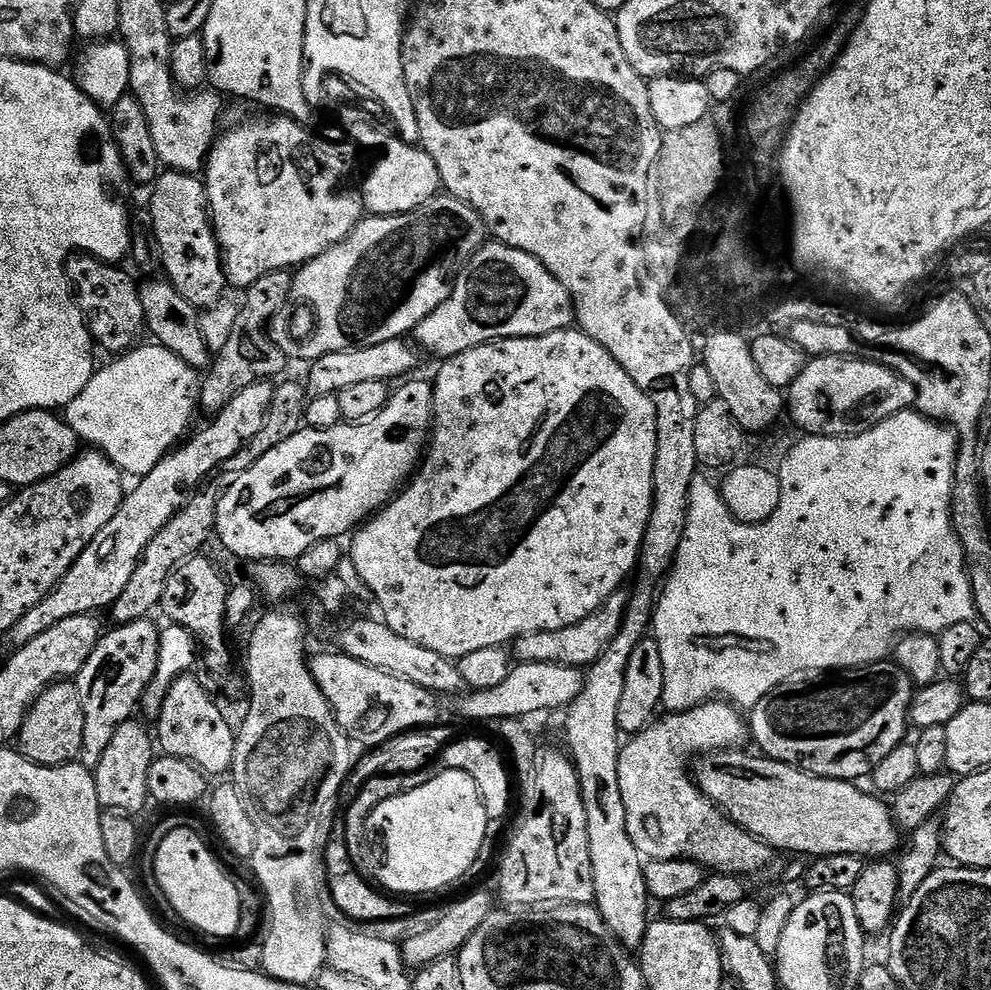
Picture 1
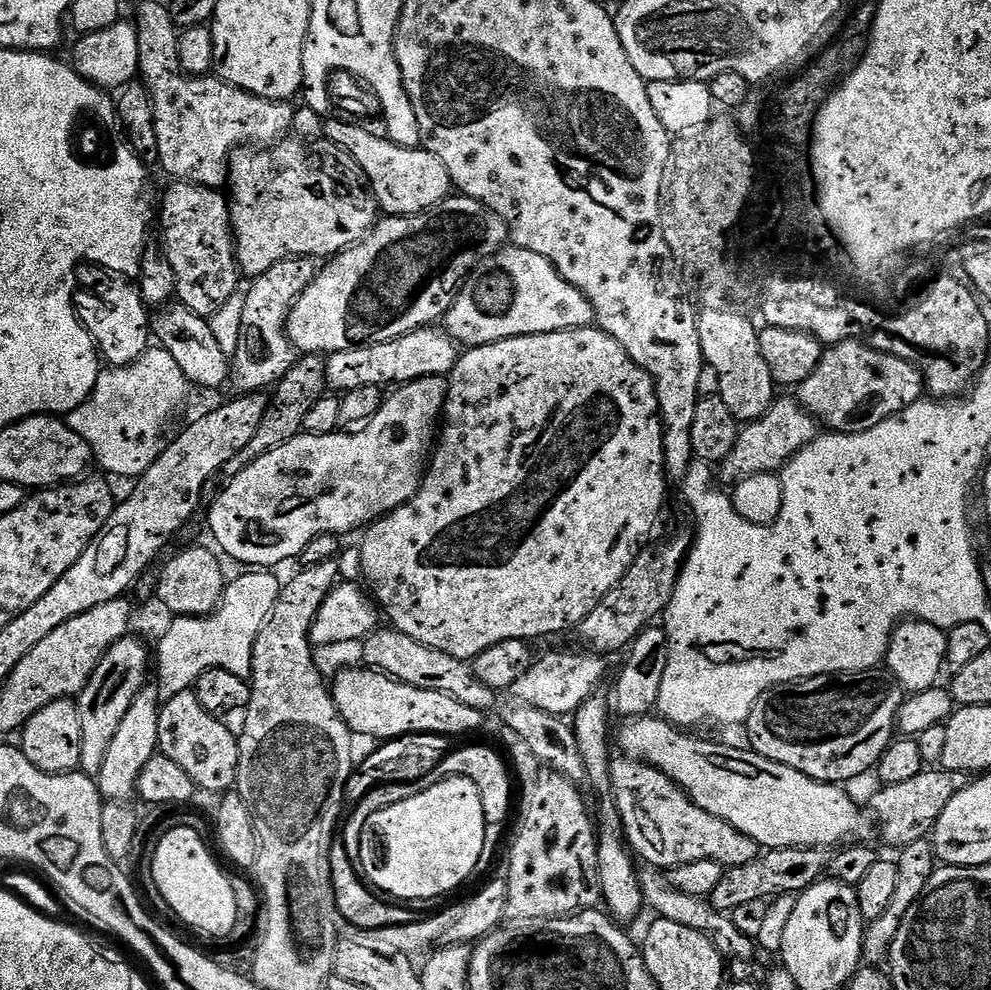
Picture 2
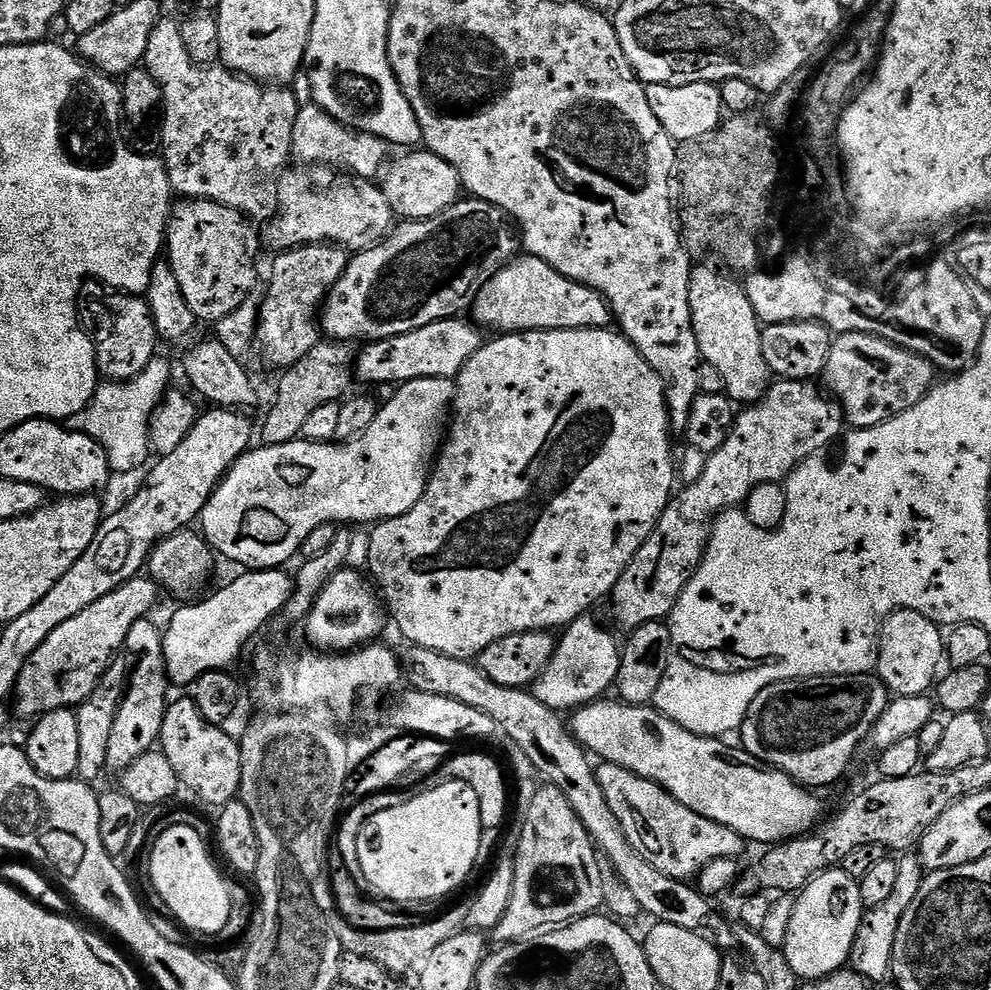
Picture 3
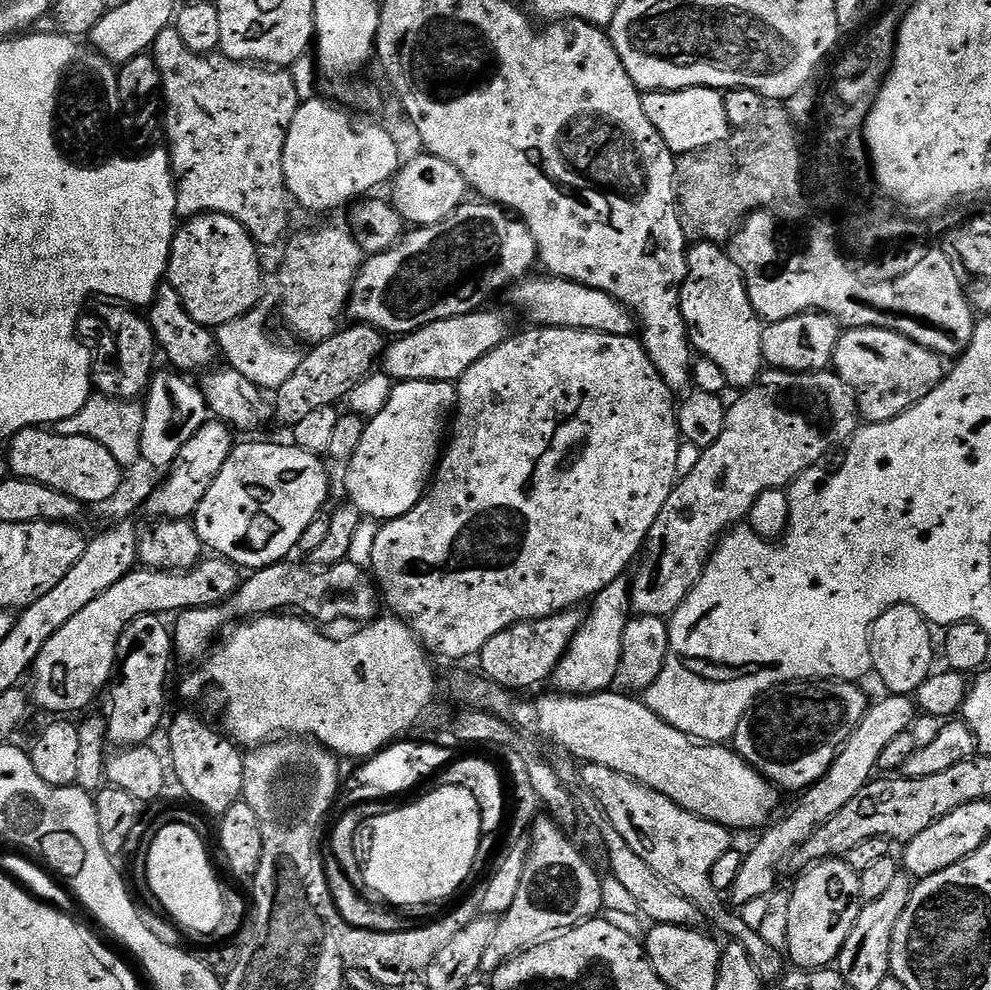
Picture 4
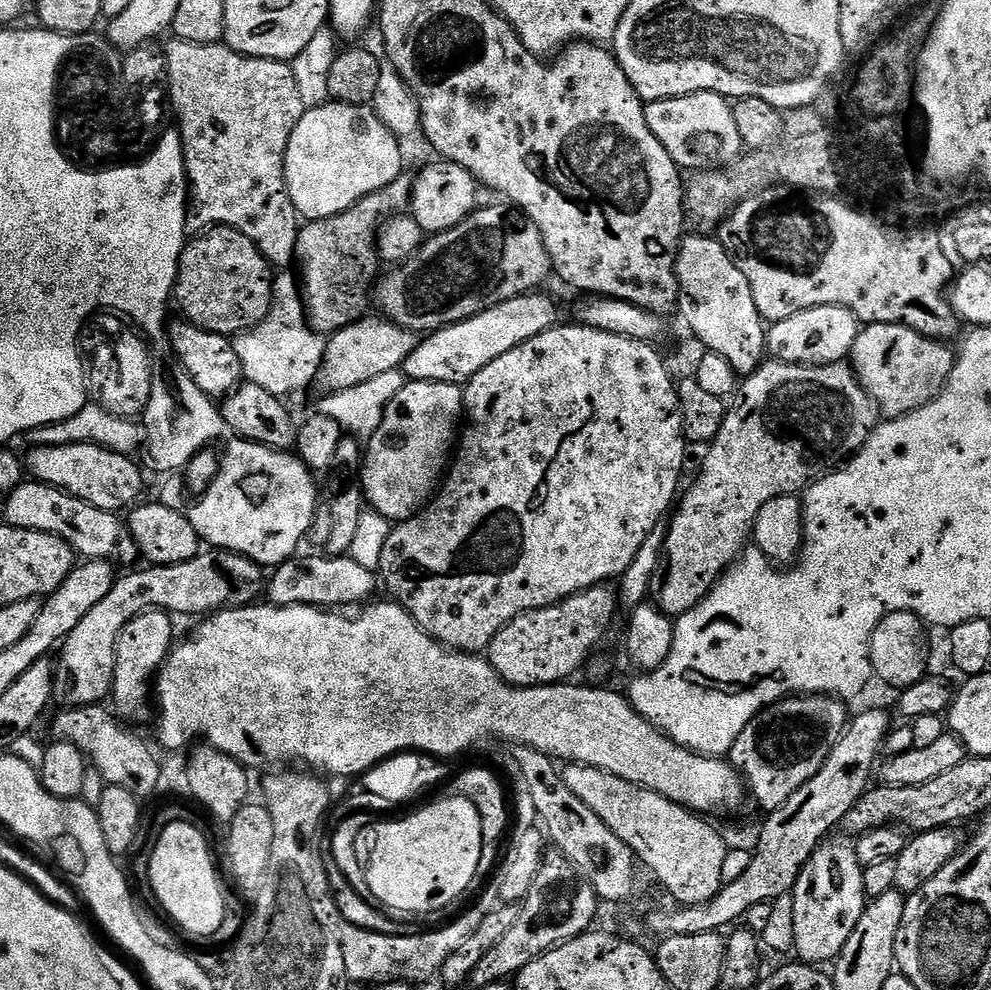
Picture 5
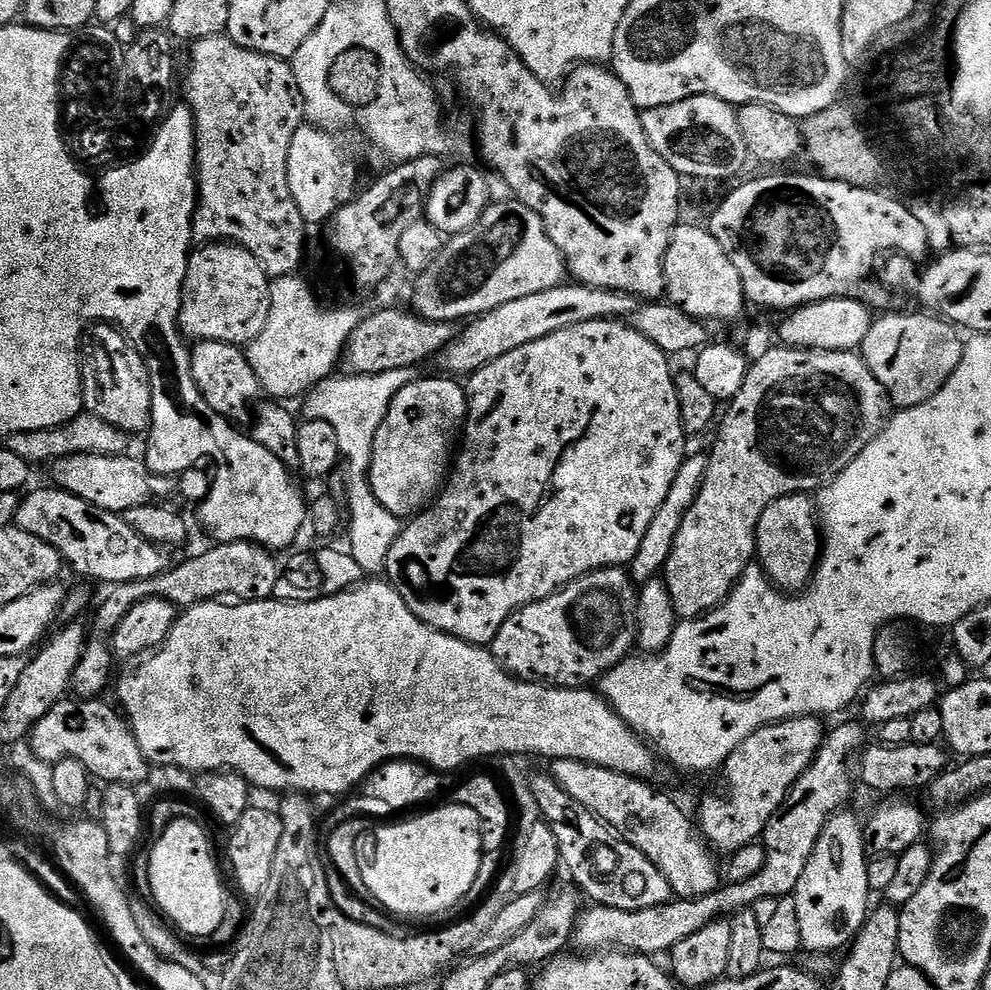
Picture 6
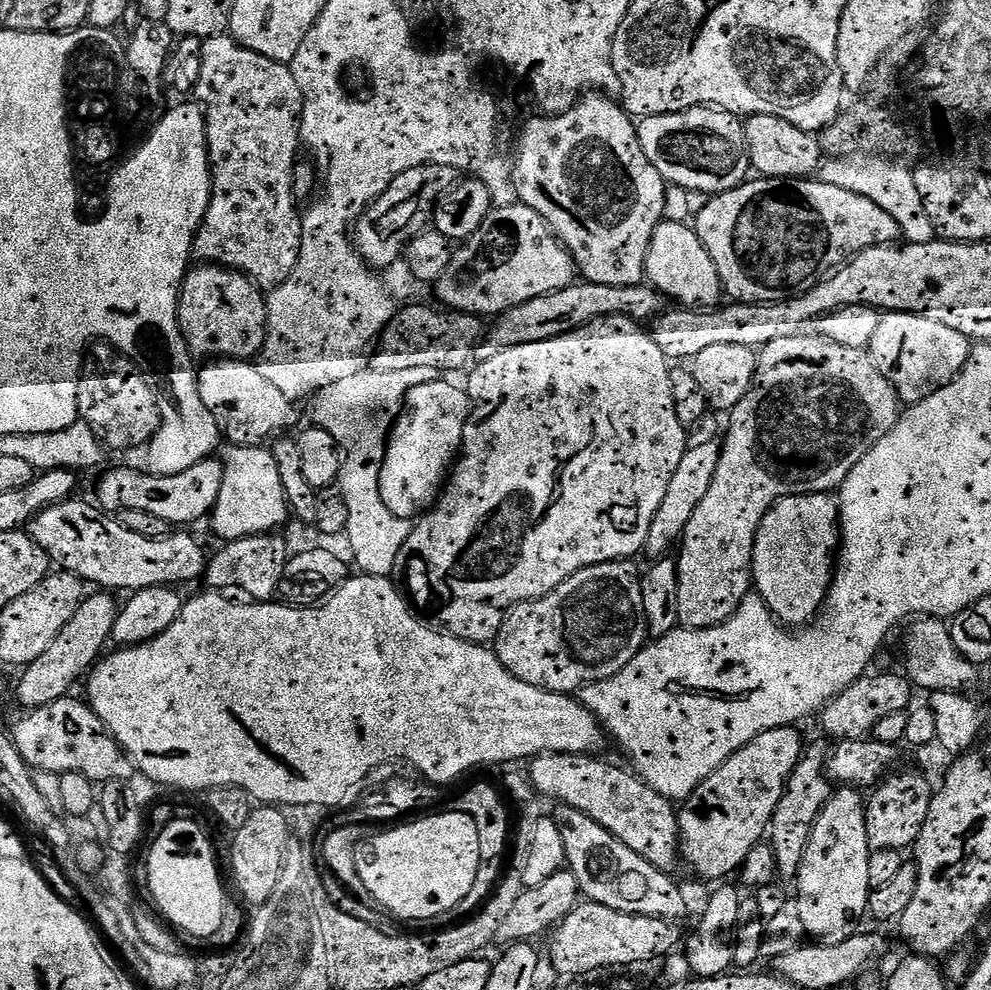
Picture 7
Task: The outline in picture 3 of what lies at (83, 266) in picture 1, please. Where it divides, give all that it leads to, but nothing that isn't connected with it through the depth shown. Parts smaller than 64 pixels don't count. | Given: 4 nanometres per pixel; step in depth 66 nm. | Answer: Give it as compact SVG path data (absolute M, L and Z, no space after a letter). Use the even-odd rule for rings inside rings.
M88 282L85 283L84 287L80 289L80 299L78 301L79 307L82 309L83 315L86 317L88 315L88 320L92 323L92 328L90 327L91 338L93 344L96 345L96 371L99 373L101 377L105 381L108 382L123 382L125 380L133 380L135 376L138 374L142 374L142 370L146 370L146 366L149 362L152 361L154 358L154 352L152 352L152 343L157 343L158 337L152 329L152 318L148 314L148 301L147 299L141 298L139 295L136 294L129 294L127 292L118 292L115 291L103 283L100 282Z

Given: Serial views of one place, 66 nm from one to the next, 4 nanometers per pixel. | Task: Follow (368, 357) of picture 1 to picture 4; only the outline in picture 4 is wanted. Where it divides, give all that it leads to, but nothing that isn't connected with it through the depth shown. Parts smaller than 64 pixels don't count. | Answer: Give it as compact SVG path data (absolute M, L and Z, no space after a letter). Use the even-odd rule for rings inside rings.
M488 311L471 312L458 318L434 322L430 326L422 326L417 332L409 332L406 336L393 339L384 349L382 357L383 375L389 376L394 382L405 380L459 381L460 377L466 374L466 370L470 370L470 366L474 366L474 362L478 362L478 358L490 354L490 350L494 350L499 344L509 339L510 331L508 332L507 322L498 313Z

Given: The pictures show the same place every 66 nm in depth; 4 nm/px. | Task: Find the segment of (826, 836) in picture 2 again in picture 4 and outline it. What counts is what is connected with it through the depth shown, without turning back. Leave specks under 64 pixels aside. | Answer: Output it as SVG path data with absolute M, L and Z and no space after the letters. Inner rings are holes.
M620 690L599 692L596 696L551 695L542 697L536 704L536 712L540 715L540 732L558 747L565 748L570 755L577 756L580 762L606 766L618 774L626 774L626 778L645 784L650 790L670 798L670 802L678 805L683 812L701 816L703 820L721 824L729 830L760 830L773 819L777 811L777 789L731 747L692 739L682 730L658 718L658 714L654 714L654 710L650 710L643 699Z

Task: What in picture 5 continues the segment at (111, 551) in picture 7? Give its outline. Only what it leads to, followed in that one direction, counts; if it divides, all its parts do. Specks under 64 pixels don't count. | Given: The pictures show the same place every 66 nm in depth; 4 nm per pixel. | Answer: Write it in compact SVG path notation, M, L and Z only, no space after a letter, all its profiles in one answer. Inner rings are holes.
M21 482L8 493L3 504L3 523L9 524L11 528L54 534L65 540L77 557L84 556L80 558L85 561L112 558L108 556L117 556L120 560L137 559L136 544L117 513L90 506L48 484Z

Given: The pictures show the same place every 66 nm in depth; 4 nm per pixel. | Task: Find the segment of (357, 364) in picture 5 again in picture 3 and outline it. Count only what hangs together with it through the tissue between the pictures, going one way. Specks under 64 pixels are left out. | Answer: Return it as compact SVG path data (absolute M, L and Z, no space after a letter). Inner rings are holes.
M344 342L316 344L314 350L306 354L306 358L302 358L281 375L284 377L276 388L276 401L273 402L272 409L264 420L263 443L265 445L285 444L297 439L307 416L315 408L323 404L335 404L349 391L347 390L348 376L350 380L350 365L354 360L354 352L348 348L351 347Z

